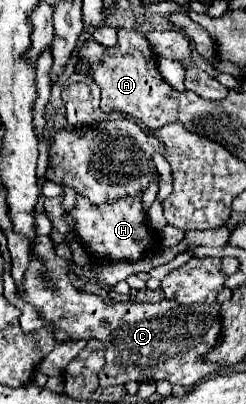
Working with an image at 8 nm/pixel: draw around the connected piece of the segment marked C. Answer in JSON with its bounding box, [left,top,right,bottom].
[17,235,221,388]

